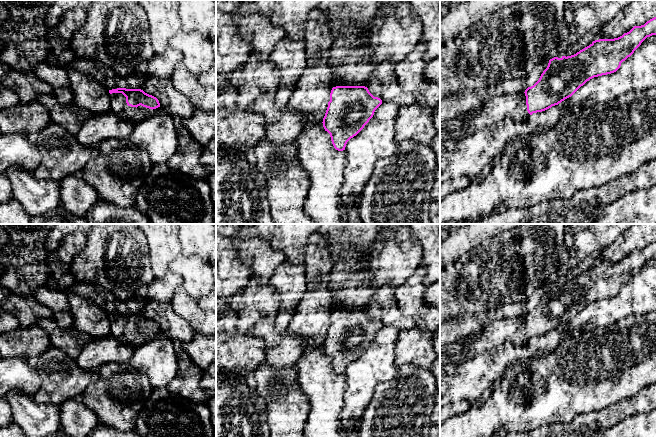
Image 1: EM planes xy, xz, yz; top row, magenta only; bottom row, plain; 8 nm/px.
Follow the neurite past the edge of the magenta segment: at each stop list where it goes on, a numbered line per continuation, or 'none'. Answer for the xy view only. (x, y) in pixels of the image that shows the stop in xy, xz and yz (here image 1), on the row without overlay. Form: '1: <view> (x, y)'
1: xy (118, 329)

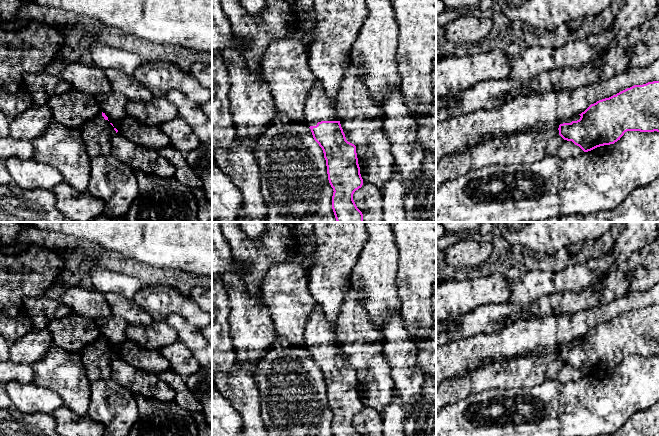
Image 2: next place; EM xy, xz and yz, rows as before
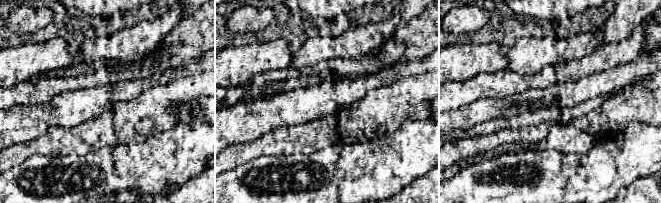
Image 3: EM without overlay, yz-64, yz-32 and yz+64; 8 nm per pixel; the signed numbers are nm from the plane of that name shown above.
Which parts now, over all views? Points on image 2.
1: xz (318, 331)

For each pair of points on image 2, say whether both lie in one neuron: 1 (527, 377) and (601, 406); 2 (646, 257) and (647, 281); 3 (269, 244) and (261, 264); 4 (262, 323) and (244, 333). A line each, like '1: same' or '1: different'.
1: different
2: same
3: same
4: same

